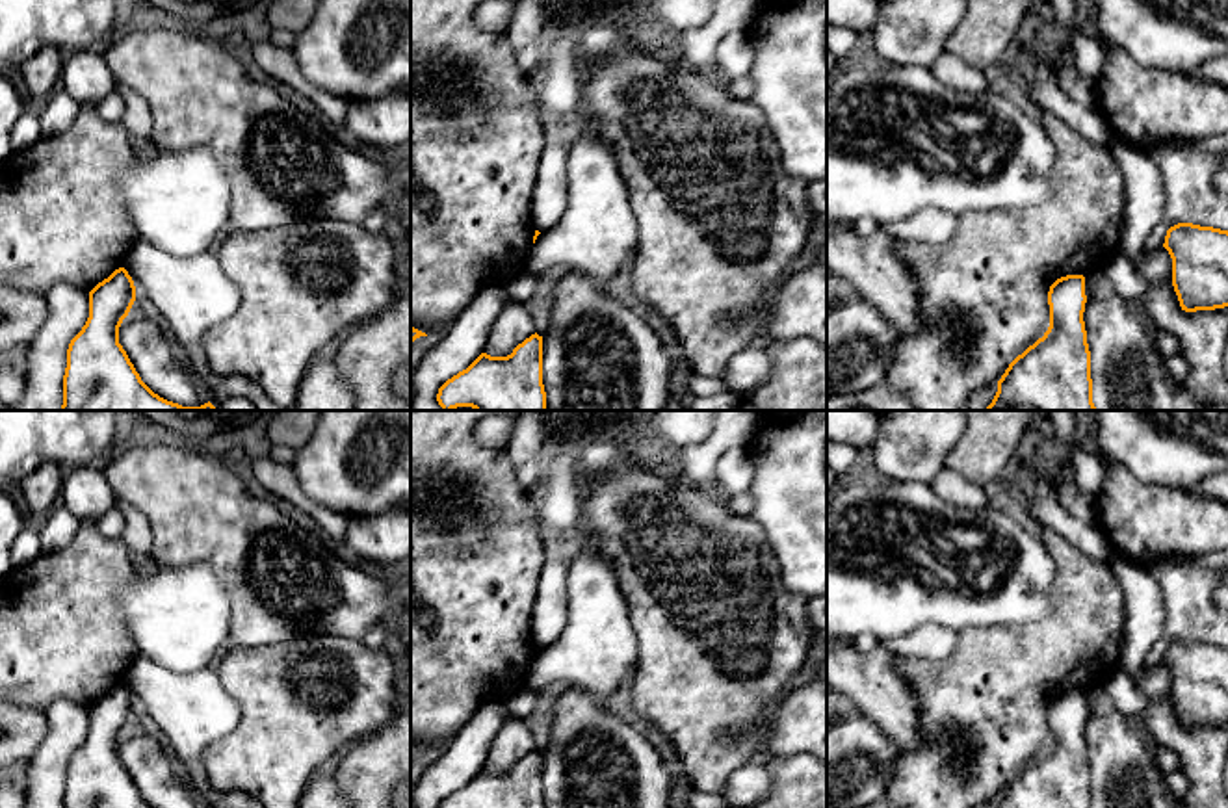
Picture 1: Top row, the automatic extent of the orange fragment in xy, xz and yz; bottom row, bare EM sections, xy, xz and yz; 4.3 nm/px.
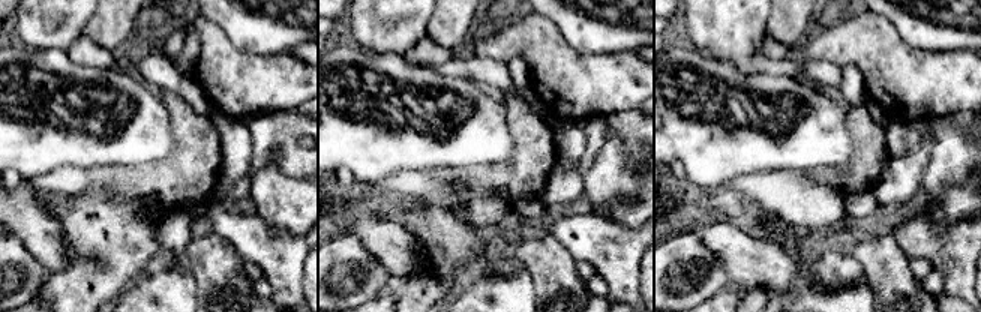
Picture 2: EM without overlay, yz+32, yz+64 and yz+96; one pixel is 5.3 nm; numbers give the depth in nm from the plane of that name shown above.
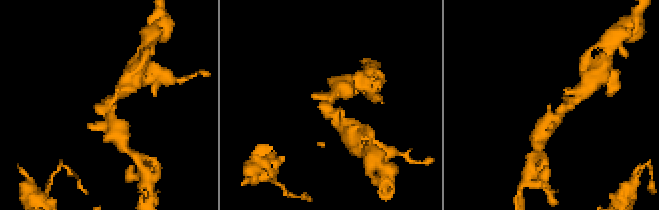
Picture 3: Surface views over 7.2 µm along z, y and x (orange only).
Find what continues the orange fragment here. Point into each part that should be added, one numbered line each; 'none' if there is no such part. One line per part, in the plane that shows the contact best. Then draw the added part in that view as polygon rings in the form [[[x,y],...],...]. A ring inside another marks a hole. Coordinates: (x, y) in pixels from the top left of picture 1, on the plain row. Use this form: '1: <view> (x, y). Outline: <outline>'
none

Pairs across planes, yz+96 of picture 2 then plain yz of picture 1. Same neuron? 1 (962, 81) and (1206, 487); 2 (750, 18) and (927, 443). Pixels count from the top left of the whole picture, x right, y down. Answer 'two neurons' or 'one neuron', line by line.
1: two neurons
2: one neuron

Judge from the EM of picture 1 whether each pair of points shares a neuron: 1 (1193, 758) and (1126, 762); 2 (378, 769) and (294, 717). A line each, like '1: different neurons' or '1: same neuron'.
1: different neurons
2: different neurons

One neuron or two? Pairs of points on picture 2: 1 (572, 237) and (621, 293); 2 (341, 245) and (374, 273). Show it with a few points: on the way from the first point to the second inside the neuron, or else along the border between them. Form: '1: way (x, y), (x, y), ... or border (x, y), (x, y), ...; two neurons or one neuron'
1: way (588, 245), (620, 276); one neuron
2: way (348, 252), (366, 270); one neuron

